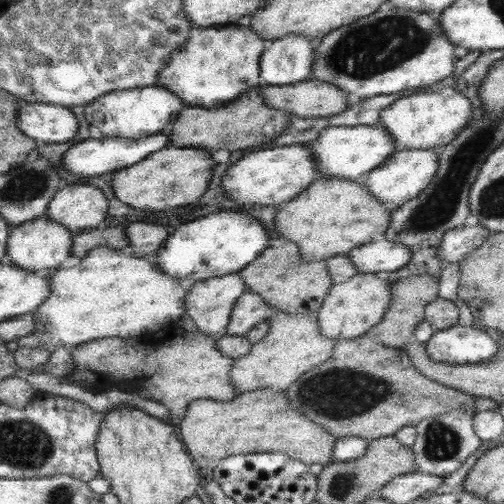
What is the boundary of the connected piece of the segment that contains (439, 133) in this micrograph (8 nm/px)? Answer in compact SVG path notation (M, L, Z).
M437 90L427 91L401 97L391 102L379 112L379 123L393 137L395 151L400 149L437 149L451 142L455 135L464 128L465 120L471 113L471 102L454 91L451 96L442 96Z

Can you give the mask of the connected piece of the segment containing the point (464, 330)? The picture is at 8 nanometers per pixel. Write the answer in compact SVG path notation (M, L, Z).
M458 324L434 331L425 346L427 357L448 365L477 365L499 349L492 333Z

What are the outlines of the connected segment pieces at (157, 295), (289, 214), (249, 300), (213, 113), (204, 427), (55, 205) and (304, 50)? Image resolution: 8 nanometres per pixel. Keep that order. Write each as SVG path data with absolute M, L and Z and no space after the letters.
M95 247L89 254L80 260L79 264L69 267L69 268L58 268L53 269L49 272L51 277L51 296L45 300L42 306L39 306L35 314L35 330L31 332L33 336L39 338L38 346L36 347L47 347L51 349L51 352L61 348L61 346L67 348L68 350L73 350L77 345L82 345L83 343L99 340L100 338L107 337L119 337L119 338L135 338L136 336L149 335L155 331L159 331L165 326L170 324L174 325L179 317L185 313L185 294L187 294L187 289L189 287L185 286L186 280L175 279L167 273L163 273L155 263L151 263L150 259L144 259L143 257L135 257L135 255L129 253L128 251L113 249L113 247Z
M321 177L297 197L277 207L274 222L276 235L293 241L303 261L320 261L346 254L356 246L381 237L387 230L390 212L367 189L349 179Z
M244 289L231 309L231 316L223 334L243 337L251 328L263 322L269 312L270 308L263 298L249 289Z
M257 86L217 108L184 107L169 125L167 144L175 147L197 147L209 151L209 154L223 149L229 152L243 150L277 138L289 126L287 116L287 111L265 105L261 89Z
M261 388L249 393L238 394L228 402L199 399L192 401L186 410L185 416L179 422L180 438L184 441L186 450L189 451L195 466L199 466L202 471L212 471L222 458L236 454L251 454L271 451L285 454L292 459L299 459L302 463L325 464L331 463L332 447L336 439L327 430L312 422L300 414L298 410L290 407L284 391L275 391L271 388Z
M85 183L62 186L47 208L49 218L63 223L73 234L102 226L108 213L105 191Z
M287 34L277 40L266 40L259 56L261 84L287 86L311 75L313 46L306 36Z

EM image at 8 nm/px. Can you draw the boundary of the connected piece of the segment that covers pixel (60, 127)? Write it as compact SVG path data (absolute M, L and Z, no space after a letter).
M19 100L19 127L38 142L61 144L79 132L79 119L70 108L53 103Z

